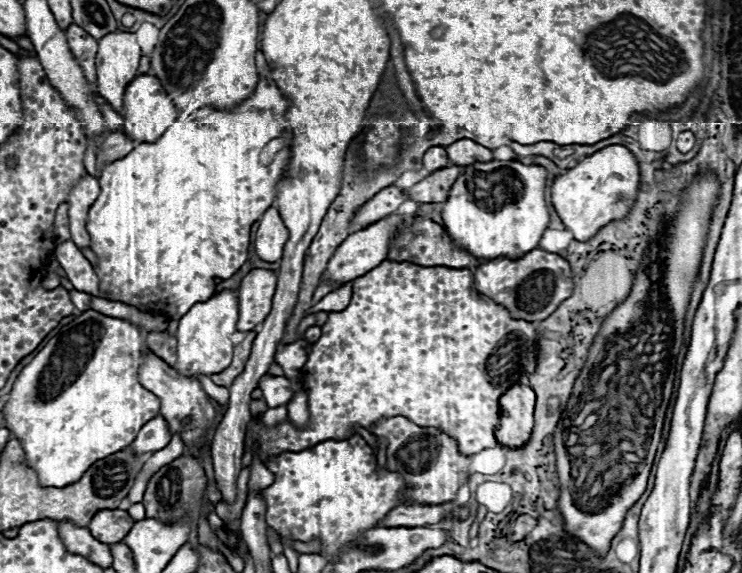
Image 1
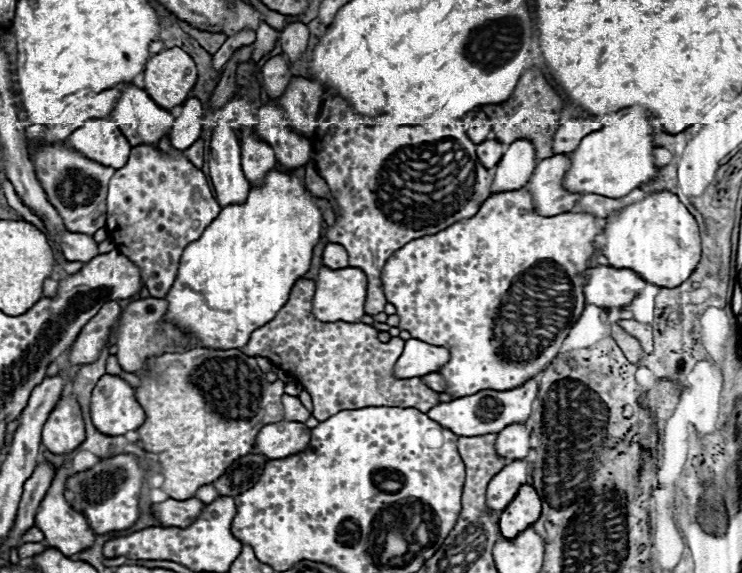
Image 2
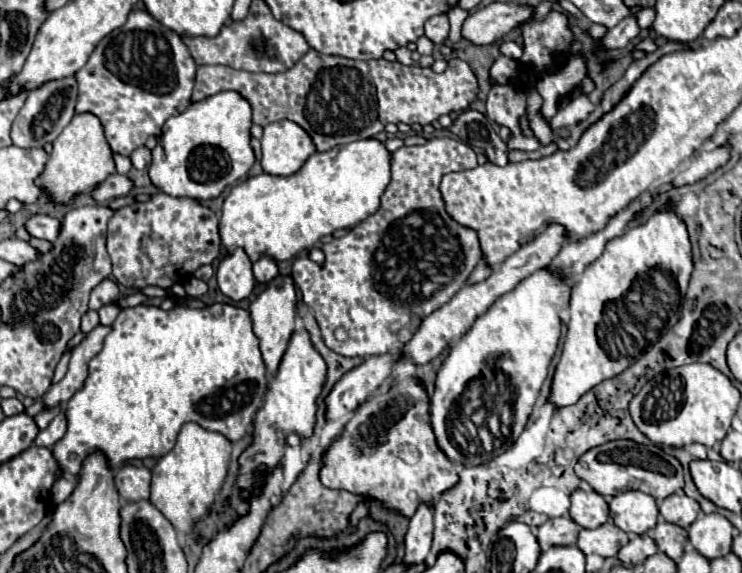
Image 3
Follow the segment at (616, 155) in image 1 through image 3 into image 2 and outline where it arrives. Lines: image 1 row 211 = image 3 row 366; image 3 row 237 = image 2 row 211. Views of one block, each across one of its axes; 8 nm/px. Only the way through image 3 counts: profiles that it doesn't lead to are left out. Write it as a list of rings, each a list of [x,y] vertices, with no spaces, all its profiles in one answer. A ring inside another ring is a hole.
[[[654,192],[644,200],[626,206],[616,216],[610,216],[604,226],[606,244],[602,246],[602,254],[608,258],[612,268],[634,270],[646,282],[662,286],[662,288],[676,288],[680,286],[698,266],[700,262],[700,232],[694,216],[686,210],[686,206],[672,194],[672,192]]]

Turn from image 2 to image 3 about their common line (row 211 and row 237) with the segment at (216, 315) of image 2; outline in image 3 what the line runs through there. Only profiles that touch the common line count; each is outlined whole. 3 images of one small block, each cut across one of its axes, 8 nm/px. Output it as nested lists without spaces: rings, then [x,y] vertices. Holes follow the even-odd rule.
[[[364,138],[346,146],[334,146],[334,150],[314,152],[292,176],[260,174],[236,184],[222,206],[222,248],[232,252],[240,246],[246,250],[252,262],[258,260],[262,254],[268,254],[276,262],[280,262],[294,258],[306,248],[312,248],[322,236],[328,236],[336,230],[356,228],[362,220],[376,214],[380,208],[380,198],[390,184],[390,158],[392,154],[386,150],[384,142],[380,142],[378,138]]]

